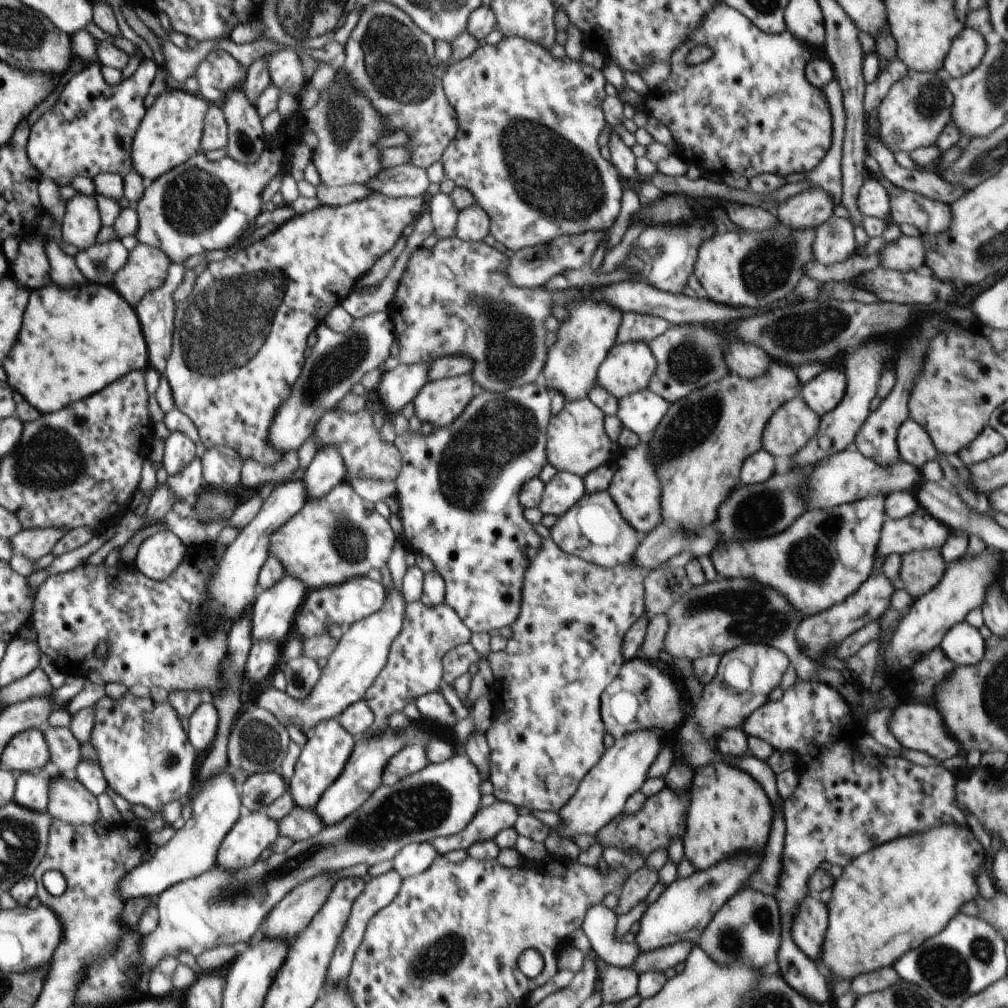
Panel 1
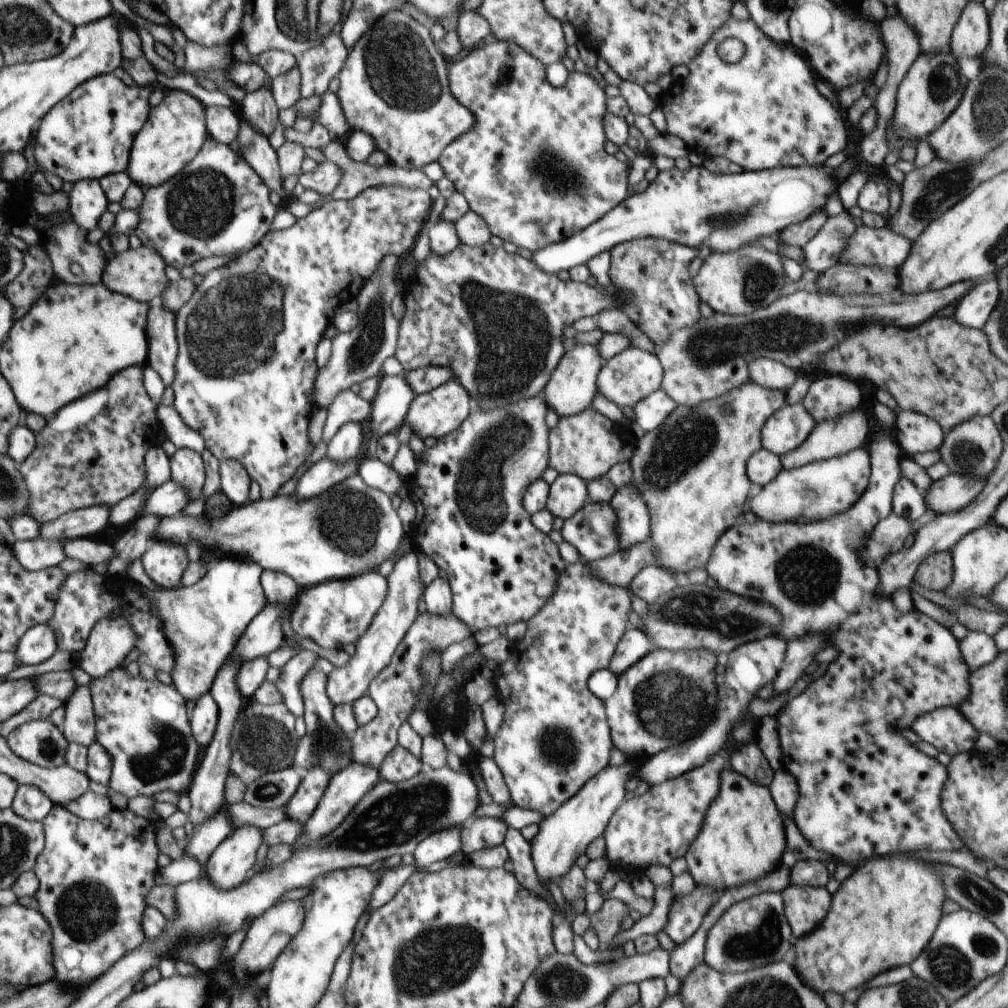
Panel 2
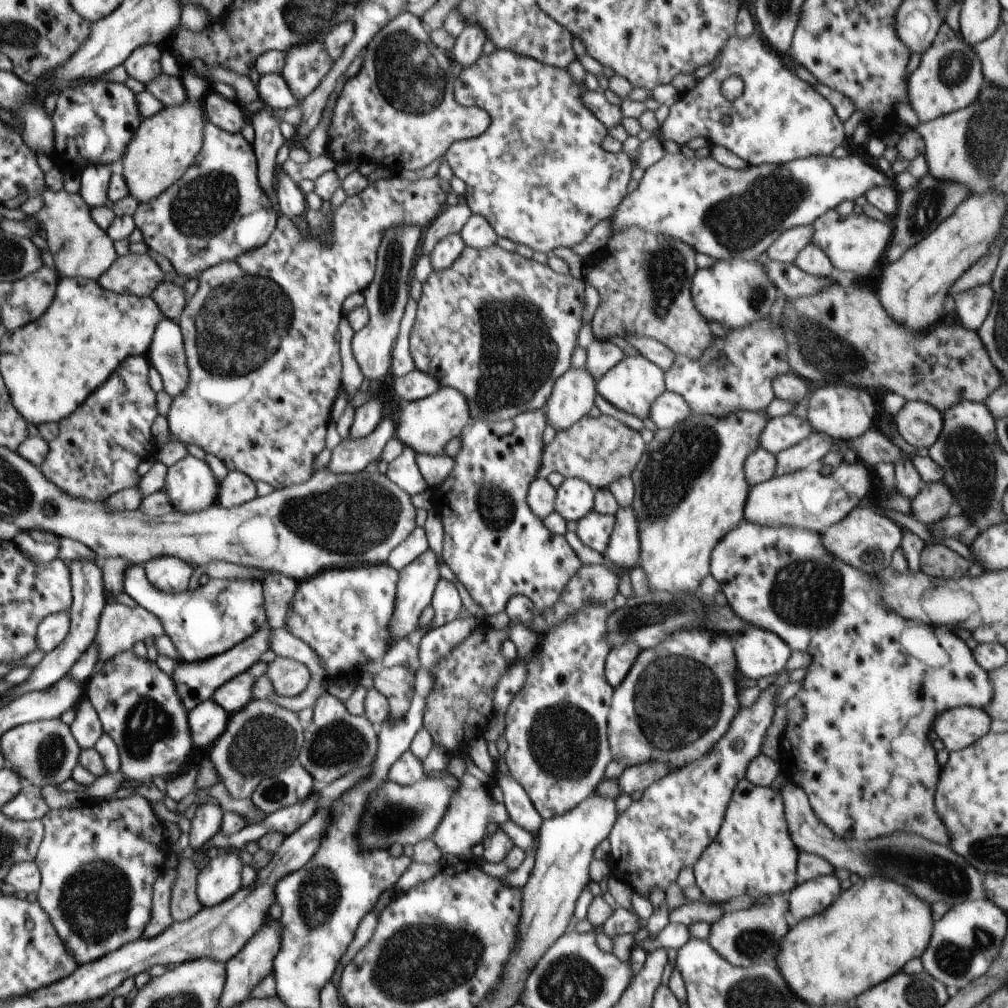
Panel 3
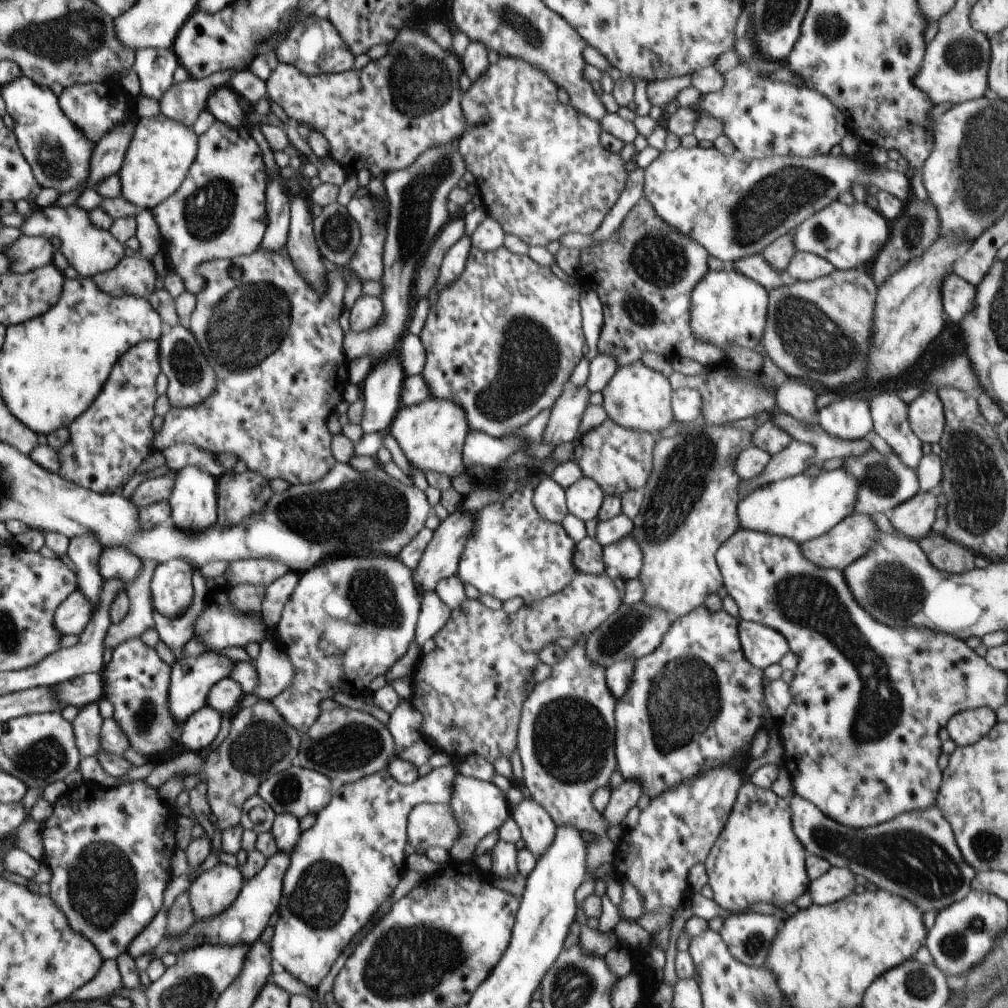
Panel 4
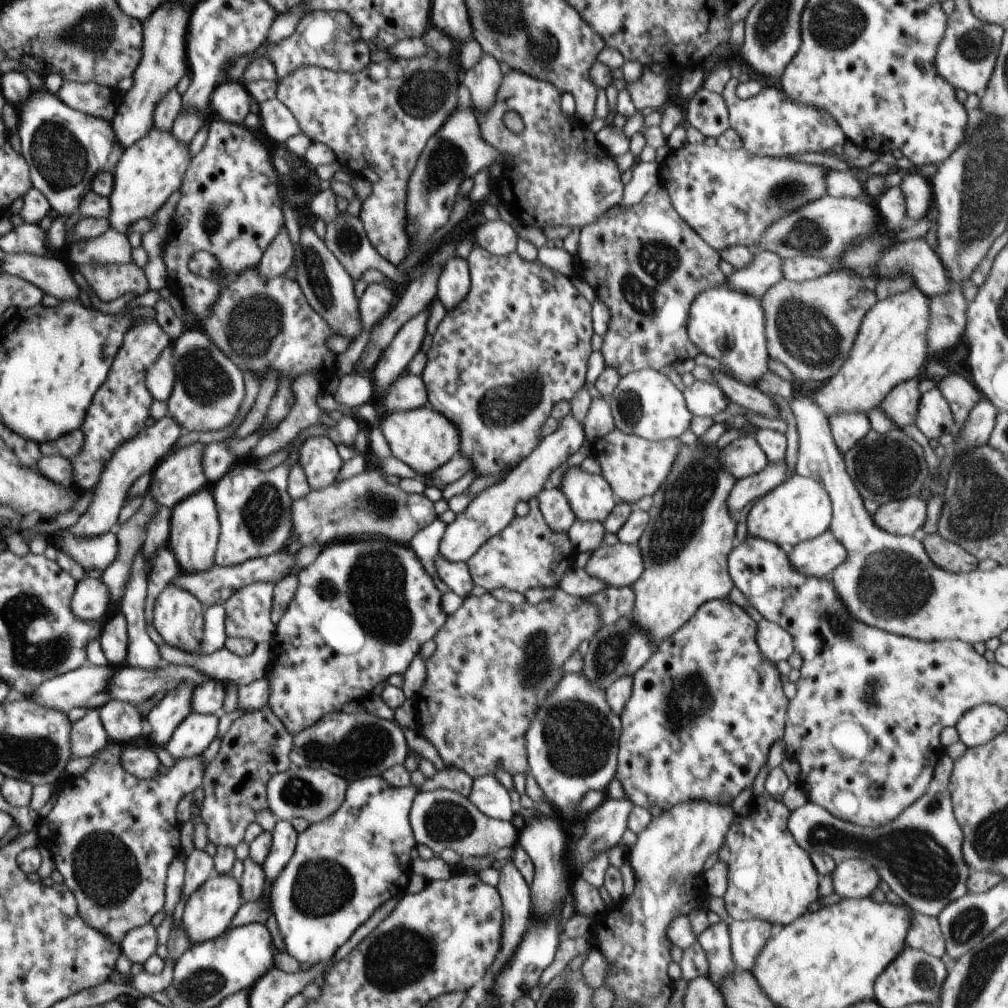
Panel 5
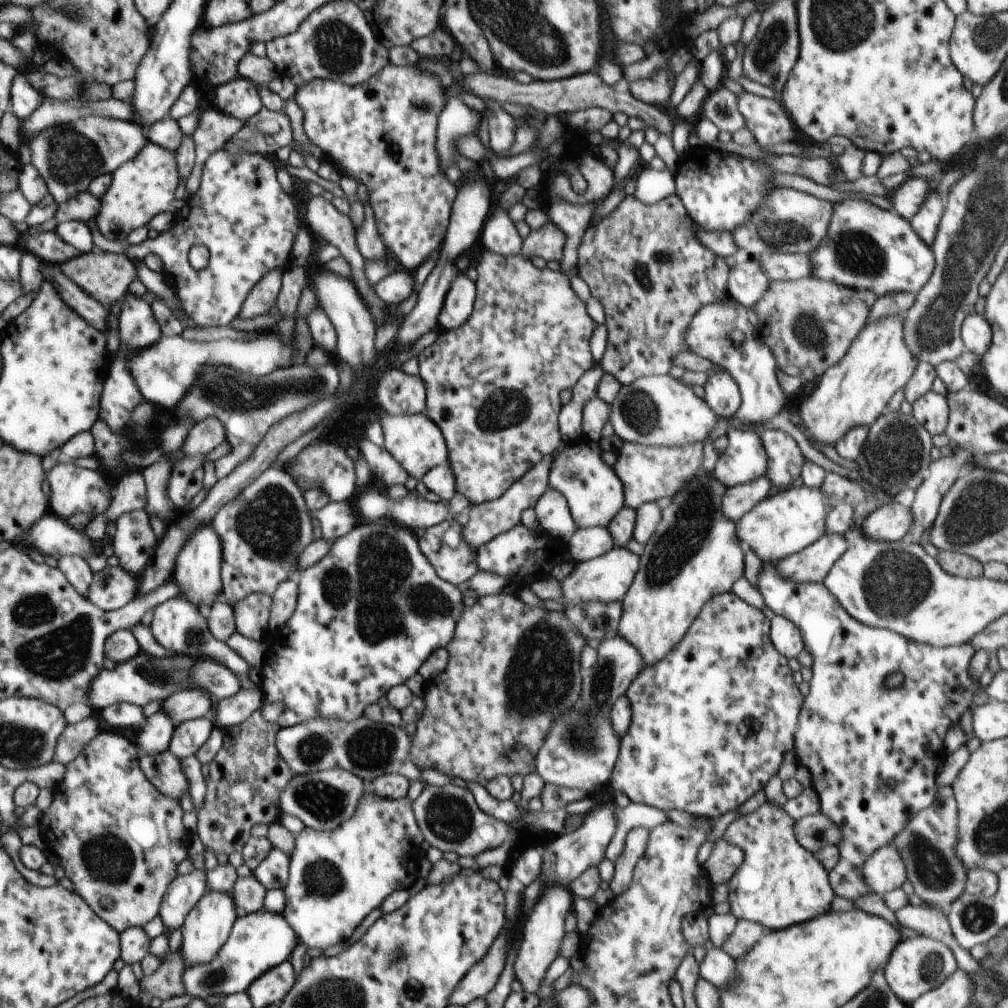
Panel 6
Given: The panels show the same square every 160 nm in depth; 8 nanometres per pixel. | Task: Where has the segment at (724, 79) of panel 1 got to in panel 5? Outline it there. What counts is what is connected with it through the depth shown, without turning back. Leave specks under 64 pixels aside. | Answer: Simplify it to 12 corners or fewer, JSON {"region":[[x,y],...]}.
{"region":[[731,78],[730,126],[756,156],[832,153],[846,136],[823,110]]}

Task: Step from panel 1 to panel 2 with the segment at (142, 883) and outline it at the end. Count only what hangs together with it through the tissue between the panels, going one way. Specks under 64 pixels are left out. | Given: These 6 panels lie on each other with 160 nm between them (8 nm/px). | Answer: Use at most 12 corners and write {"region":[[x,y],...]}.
{"region":[[227,806],[194,827],[185,856],[204,866],[216,847],[238,828]]}

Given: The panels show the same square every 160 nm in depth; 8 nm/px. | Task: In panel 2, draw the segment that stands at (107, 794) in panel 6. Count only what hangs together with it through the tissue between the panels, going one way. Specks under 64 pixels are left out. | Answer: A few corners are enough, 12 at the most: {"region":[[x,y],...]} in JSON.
{"region":[[126,808],[43,820],[35,899],[55,978],[145,940],[157,826]]}

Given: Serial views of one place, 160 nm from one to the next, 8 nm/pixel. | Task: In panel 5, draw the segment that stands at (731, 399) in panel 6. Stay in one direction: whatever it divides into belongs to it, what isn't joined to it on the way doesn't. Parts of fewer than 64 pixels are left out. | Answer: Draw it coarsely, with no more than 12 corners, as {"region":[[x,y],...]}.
{"region":[[696,380],[683,393],[694,416],[714,418],[729,403],[718,384]]}

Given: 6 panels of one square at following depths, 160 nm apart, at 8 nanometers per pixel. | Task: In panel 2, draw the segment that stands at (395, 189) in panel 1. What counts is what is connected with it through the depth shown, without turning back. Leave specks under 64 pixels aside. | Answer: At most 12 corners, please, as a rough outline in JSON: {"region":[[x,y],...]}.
{"region":[[338,141],[320,150],[342,169],[325,201],[348,200],[380,185],[430,190],[422,169],[352,160]]}

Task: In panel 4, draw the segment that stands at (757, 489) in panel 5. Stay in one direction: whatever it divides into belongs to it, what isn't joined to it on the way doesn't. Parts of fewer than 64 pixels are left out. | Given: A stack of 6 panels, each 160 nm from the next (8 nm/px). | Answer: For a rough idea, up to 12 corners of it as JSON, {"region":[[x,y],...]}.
{"region":[[793,440],[750,480],[740,500],[757,488],[803,473],[812,445]]}

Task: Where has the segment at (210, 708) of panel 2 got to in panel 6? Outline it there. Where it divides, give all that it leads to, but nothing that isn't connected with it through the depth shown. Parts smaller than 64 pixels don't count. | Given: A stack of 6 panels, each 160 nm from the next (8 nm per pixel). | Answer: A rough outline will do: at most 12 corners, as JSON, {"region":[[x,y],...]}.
{"region":[[209,716],[179,724],[169,751],[179,759],[196,754],[213,727]]}

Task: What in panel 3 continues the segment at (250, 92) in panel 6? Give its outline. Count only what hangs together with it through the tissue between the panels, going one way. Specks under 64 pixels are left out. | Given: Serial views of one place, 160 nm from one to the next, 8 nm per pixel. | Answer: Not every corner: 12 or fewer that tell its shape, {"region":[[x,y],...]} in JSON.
{"region":[[214,90],[205,118],[231,133],[246,125],[240,105]]}

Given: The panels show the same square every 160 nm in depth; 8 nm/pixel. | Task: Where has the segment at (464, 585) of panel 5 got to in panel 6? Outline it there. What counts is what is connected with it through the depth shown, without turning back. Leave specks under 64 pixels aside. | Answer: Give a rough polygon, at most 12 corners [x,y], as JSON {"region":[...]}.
{"region":[[455,519],[418,529],[420,550],[445,581],[464,587],[477,549]]}

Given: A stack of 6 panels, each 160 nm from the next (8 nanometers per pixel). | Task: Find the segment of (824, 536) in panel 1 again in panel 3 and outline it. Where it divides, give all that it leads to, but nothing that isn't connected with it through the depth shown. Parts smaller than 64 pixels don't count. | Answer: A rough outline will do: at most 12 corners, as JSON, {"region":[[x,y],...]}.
{"region":[[742,519],[709,569],[812,657],[780,773],[842,838],[948,845],[928,734],[993,684],[821,535]]}

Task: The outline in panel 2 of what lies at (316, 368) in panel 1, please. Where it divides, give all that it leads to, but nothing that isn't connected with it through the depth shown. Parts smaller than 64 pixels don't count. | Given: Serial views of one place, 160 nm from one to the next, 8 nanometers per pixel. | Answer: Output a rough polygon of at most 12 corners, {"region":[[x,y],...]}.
{"region":[[385,254],[356,298],[360,323],[332,339],[313,408],[381,377],[397,349],[399,261]]}

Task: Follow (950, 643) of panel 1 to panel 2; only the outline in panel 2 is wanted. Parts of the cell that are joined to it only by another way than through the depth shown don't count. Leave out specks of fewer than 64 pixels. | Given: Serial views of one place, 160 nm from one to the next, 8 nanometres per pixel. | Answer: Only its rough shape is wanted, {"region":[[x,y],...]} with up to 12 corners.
{"region":[[969,631],[959,647],[971,670],[999,653],[991,636]]}

